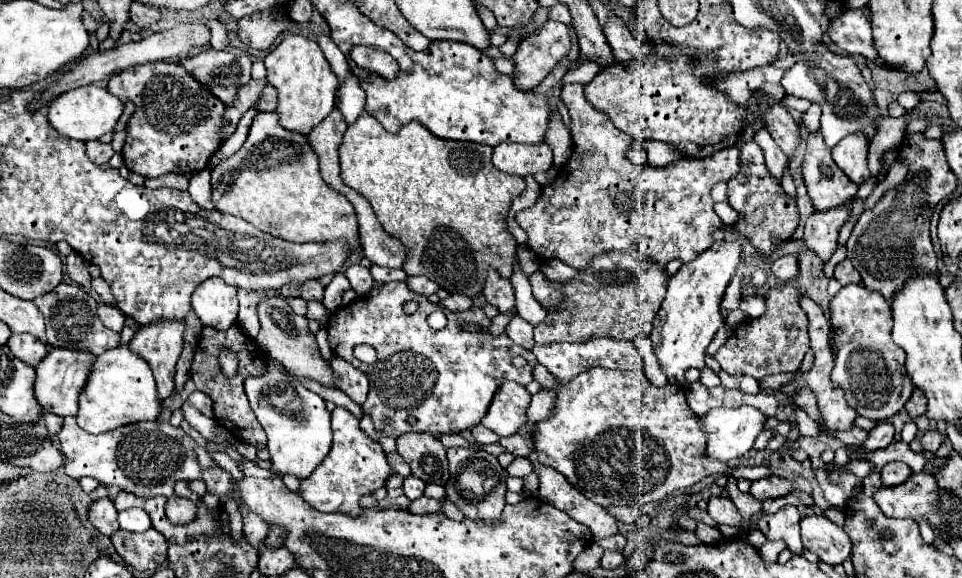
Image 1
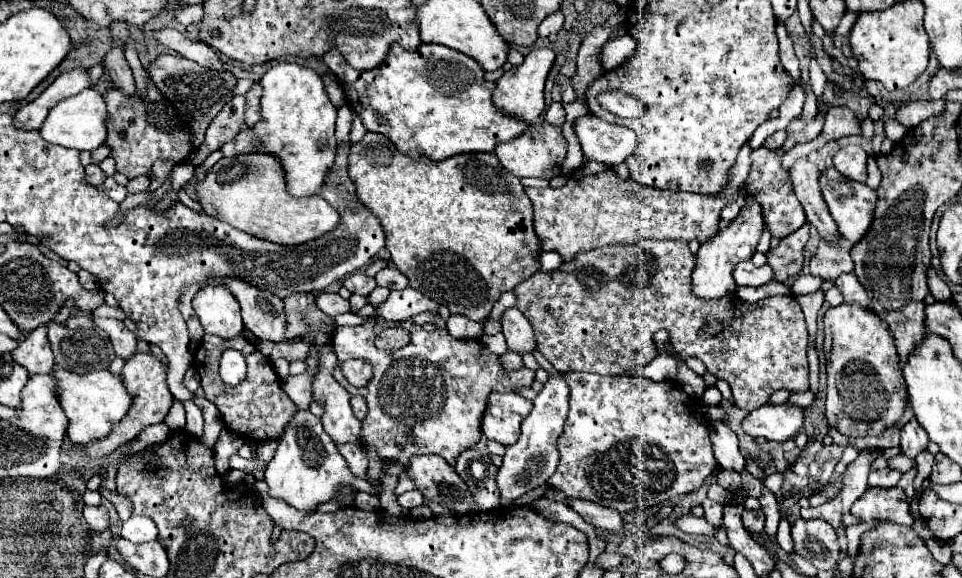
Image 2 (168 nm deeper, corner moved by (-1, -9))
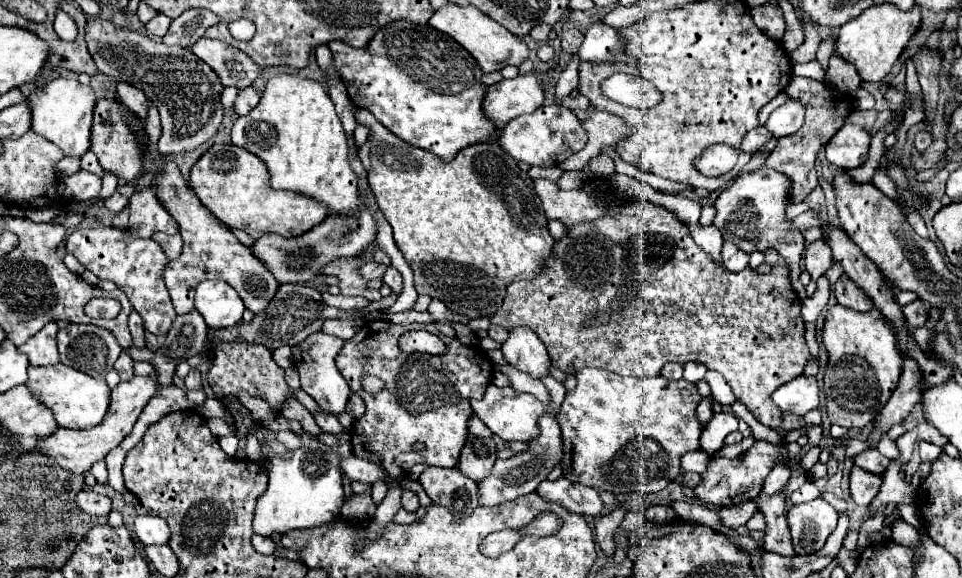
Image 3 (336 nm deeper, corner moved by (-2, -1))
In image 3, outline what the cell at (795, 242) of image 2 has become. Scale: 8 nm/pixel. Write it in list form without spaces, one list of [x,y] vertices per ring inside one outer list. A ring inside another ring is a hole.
[[[629,201],[625,207],[623,207],[623,213],[619,215],[619,217],[603,217],[603,219],[597,219],[597,221],[591,221],[591,223],[583,223],[583,225],[575,225],[575,229],[571,227],[569,231],[567,231],[567,235],[561,239],[561,241],[557,241],[555,245],[553,245],[553,251],[551,251],[551,255],[549,255],[549,259],[545,261],[545,267],[543,267],[543,271],[541,271],[541,275],[539,277],[535,277],[535,279],[531,279],[531,281],[515,281],[515,283],[511,283],[509,287],[507,287],[507,295],[505,295],[505,301],[503,301],[503,305],[499,307],[499,311],[491,317],[491,323],[497,323],[497,325],[503,325],[507,331],[509,329],[513,329],[513,327],[519,327],[519,325],[527,325],[527,327],[531,327],[535,333],[537,333],[537,337],[543,341],[543,345],[547,347],[547,353],[549,353],[549,357],[551,357],[551,363],[553,363],[553,367],[557,367],[557,369],[561,369],[563,373],[577,373],[579,369],[583,369],[583,367],[597,367],[597,369],[607,369],[607,371],[613,371],[613,373],[619,373],[619,375],[635,375],[635,377],[657,377],[659,375],[659,371],[661,371],[661,367],[665,365],[665,363],[669,363],[669,361],[677,361],[677,363],[685,363],[685,361],[701,361],[707,369],[713,369],[713,371],[717,371],[717,373],[721,373],[723,377],[725,377],[725,381],[731,385],[731,389],[733,389],[733,393],[735,393],[735,397],[737,397],[737,401],[741,401],[751,413],[753,413],[753,417],[757,419],[757,421],[761,421],[763,425],[767,425],[767,427],[771,427],[771,429],[775,429],[775,427],[781,427],[781,429],[787,429],[787,431],[791,431],[791,429],[799,429],[799,427],[803,427],[803,419],[801,417],[797,417],[797,415],[791,415],[791,413],[781,413],[779,409],[777,409],[777,405],[771,401],[771,393],[779,387],[779,385],[783,385],[783,383],[787,383],[787,381],[791,381],[791,379],[795,379],[795,377],[799,377],[801,373],[803,373],[803,369],[805,369],[805,365],[807,365],[807,361],[809,361],[809,349],[807,349],[807,343],[805,343],[805,337],[803,337],[803,319],[801,319],[801,299],[797,297],[797,293],[793,291],[793,287],[791,287],[791,279],[789,279],[789,267],[787,267],[787,263],[783,261],[783,257],[779,257],[779,253],[777,253],[774,249],[768,249],[764,252],[765,256],[770,256],[771,258],[771,273],[765,273],[765,275],[755,275],[751,269],[743,269],[743,271],[739,271],[739,273],[731,273],[731,271],[727,271],[727,269],[723,269],[721,265],[717,265],[715,261],[713,261],[713,257],[711,255],[707,255],[699,245],[695,245],[695,241],[693,241],[693,237],[691,237],[691,233],[689,233],[689,227],[683,223],[683,221],[679,221],[677,219],[677,215],[675,213],[671,213],[669,209],[665,209],[665,207],[661,207],[661,205],[653,205],[653,203],[649,203],[649,201]]]

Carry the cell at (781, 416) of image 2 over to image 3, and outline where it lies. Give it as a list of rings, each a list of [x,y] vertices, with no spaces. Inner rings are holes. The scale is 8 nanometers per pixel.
[[[795,377],[793,381],[781,385],[771,399],[783,413],[805,415],[819,407],[819,387],[815,377]]]

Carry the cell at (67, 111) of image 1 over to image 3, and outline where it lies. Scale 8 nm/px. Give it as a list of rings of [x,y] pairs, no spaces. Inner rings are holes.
[[[53,79],[39,91],[31,93],[31,111],[33,121],[31,129],[37,135],[53,141],[67,155],[83,155],[91,147],[91,123],[95,109],[95,91],[89,85],[79,83],[77,79]]]

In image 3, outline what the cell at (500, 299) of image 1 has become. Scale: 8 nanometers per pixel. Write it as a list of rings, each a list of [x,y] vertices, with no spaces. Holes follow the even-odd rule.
[[[523,327],[523,329],[511,329],[507,341],[501,347],[507,363],[511,363],[515,369],[529,373],[535,379],[541,379],[549,373],[549,355],[545,351],[545,345],[539,341],[535,331]]]

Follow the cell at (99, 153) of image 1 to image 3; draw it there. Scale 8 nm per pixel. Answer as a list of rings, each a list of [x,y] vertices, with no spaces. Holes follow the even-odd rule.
[[[79,169],[77,173],[63,177],[59,193],[65,199],[77,199],[77,201],[89,201],[95,199],[101,191],[101,177],[89,171]]]

